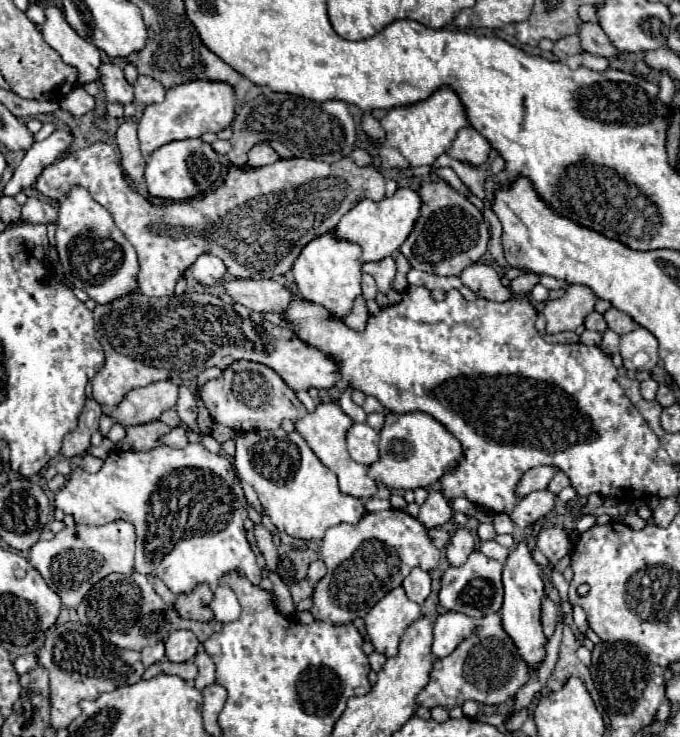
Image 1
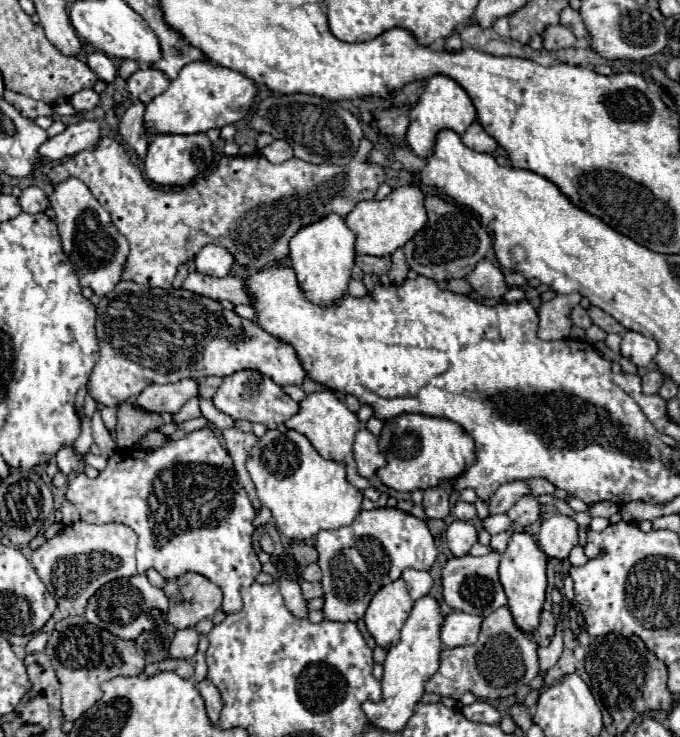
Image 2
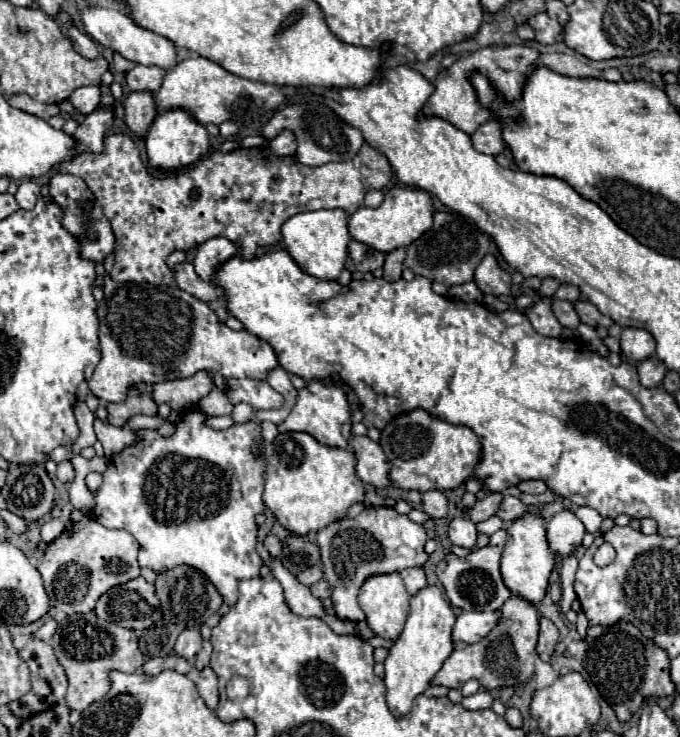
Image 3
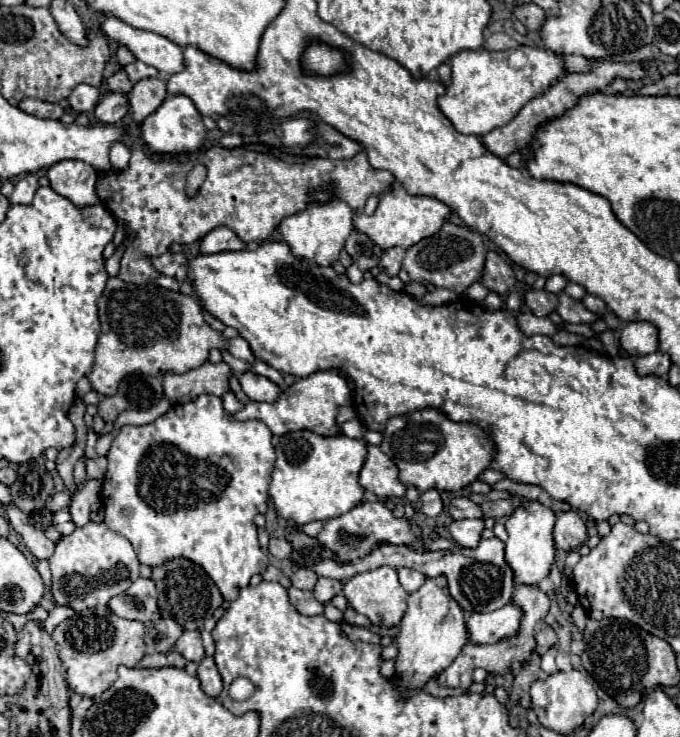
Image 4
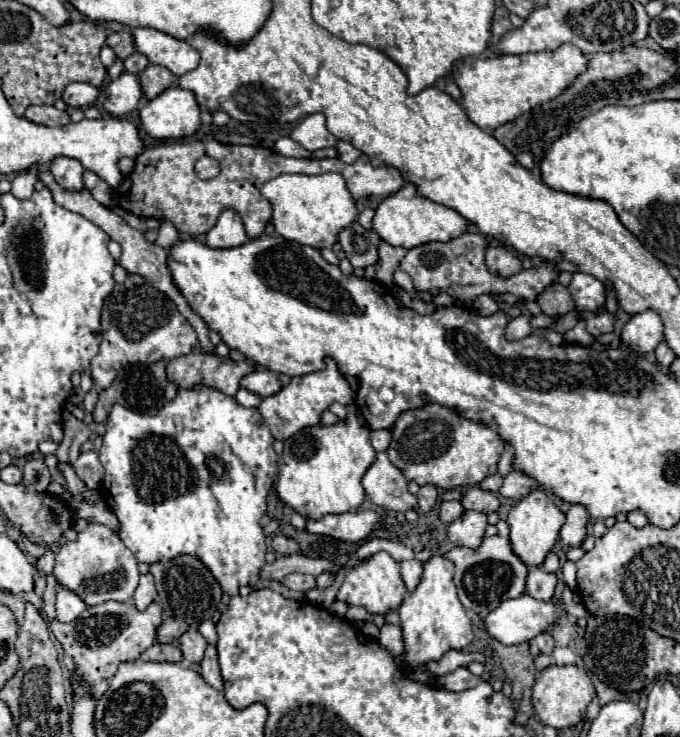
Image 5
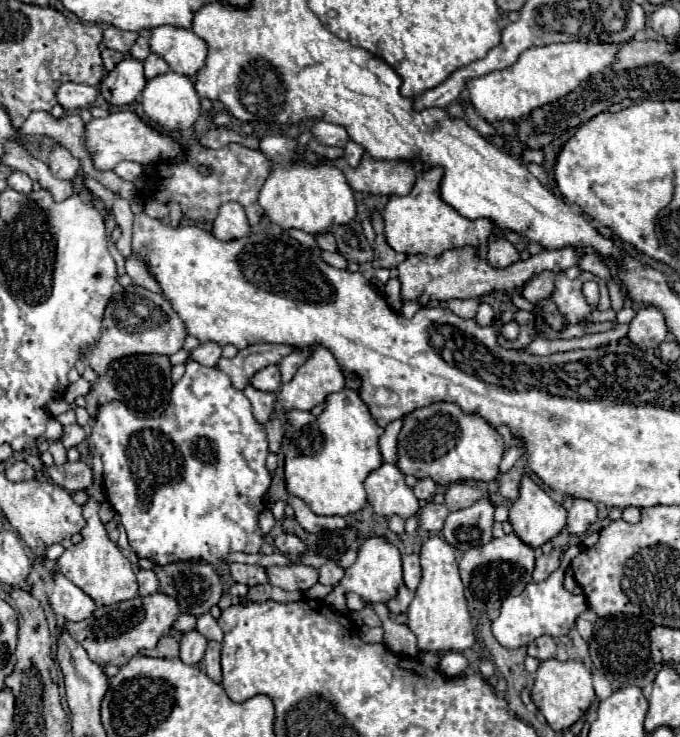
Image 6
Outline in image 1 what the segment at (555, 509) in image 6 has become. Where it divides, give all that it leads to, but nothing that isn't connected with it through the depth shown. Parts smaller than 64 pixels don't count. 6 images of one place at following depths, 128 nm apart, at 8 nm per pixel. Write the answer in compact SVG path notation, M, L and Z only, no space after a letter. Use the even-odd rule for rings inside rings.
M520 542L508 556L502 572L502 582L504 582L504 604L500 610L502 616L502 626L506 634L512 638L514 646L518 648L520 658L530 666L530 672L534 674L536 668L542 664L546 658L546 642L548 638L542 632L540 624L540 602L544 598L544 584L540 578L540 568L534 562L528 546Z

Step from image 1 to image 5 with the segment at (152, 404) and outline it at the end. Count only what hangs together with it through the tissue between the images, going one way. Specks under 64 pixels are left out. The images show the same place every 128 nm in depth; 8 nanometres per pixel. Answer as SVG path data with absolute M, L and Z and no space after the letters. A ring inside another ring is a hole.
M192 352L180 358L174 358L166 364L168 380L178 388L218 388L220 392L234 396L240 388L240 378L252 372L254 366L250 362L234 362L230 358L210 356L202 352Z

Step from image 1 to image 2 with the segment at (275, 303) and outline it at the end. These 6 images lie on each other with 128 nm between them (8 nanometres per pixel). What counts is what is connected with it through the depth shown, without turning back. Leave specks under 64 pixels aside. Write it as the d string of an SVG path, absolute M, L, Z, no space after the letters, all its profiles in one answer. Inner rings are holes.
M192 272L184 280L182 288L202 294L202 296L208 296L212 300L230 300L234 306L236 304L252 304L252 296L250 296L244 280L238 276L212 278L212 276L204 276L200 272Z

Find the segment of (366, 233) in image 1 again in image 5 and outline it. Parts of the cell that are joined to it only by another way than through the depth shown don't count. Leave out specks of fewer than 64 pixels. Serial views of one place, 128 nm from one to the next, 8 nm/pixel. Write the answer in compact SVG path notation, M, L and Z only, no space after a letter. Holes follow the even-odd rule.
M406 182L398 192L384 198L380 206L376 208L376 214L372 218L372 230L388 244L402 246L402 248L414 248L432 240L452 240L452 236L458 236L460 232L466 232L466 220L452 208L446 208L442 204L430 202L416 194L416 186Z

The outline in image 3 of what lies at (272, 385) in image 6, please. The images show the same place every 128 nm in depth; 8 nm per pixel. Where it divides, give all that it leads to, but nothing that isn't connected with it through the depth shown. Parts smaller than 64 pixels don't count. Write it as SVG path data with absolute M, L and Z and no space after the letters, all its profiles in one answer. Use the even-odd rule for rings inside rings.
M228 378L226 380L226 396L230 404L246 402L254 410L272 410L282 408L284 398L278 394L266 380L252 380L252 378Z

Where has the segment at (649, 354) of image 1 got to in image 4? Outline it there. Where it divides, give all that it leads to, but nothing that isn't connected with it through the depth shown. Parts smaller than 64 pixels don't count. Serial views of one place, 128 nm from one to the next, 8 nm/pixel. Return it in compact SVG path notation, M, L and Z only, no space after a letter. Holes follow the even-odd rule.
M630 322L620 332L620 346L630 356L646 356L658 350L658 330L650 322Z

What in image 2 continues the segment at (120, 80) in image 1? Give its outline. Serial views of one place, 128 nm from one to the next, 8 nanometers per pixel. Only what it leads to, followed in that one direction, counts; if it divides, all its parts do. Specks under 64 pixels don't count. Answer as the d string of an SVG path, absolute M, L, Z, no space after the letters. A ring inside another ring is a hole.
M88 52L88 66L92 68L92 72L98 74L100 80L104 80L106 84L114 82L116 80L116 74L118 74L118 68L114 66L114 62L102 54L102 52Z

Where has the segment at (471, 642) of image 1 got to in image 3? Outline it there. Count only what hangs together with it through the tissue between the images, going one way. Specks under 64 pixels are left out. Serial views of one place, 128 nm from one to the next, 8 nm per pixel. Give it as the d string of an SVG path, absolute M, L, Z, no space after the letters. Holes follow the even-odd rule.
M512 596L500 608L500 620L494 630L490 630L480 642L458 646L454 652L444 660L440 672L432 678L432 686L446 686L446 688L462 688L468 680L478 680L482 688L496 690L504 686L522 686L534 674L536 654L536 640L540 628L540 614L534 604Z

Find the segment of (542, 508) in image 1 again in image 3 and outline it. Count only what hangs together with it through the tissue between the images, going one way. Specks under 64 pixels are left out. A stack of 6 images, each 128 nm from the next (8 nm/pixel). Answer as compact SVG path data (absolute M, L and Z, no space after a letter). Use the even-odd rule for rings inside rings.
M506 496L504 502L500 504L500 510L496 512L498 518L502 518L504 522L514 522L518 518L522 518L524 514L528 512L528 506L522 504L520 498L514 498L514 496Z

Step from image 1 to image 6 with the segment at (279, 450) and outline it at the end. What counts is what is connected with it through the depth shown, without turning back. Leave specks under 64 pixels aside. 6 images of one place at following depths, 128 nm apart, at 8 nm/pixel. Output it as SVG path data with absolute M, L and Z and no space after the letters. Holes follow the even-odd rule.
M342 390L326 398L326 410L318 416L316 424L304 426L286 452L286 488L290 496L298 496L308 504L314 514L322 516L346 516L358 512L366 504L364 478L382 464L382 454L378 450L378 438L382 428L372 420L366 404L360 400L358 392Z

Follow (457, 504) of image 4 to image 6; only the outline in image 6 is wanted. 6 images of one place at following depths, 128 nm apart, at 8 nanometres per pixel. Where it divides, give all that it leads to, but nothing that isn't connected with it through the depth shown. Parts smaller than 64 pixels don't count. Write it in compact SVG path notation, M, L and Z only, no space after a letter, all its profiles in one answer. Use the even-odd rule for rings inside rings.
M428 502L422 510L420 510L420 528L428 530L428 532L438 532L444 526L446 516L450 514L446 504L434 504Z

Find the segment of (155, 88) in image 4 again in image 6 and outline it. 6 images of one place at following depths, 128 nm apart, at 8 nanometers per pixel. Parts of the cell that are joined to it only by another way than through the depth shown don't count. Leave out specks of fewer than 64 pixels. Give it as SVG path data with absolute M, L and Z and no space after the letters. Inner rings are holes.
M150 54L148 58L146 58L146 62L144 62L144 76L150 80L150 78L156 78L156 76L160 76L160 74L166 74L166 72L170 72L170 68L168 68L168 64L160 58L160 56L156 56L156 54Z

